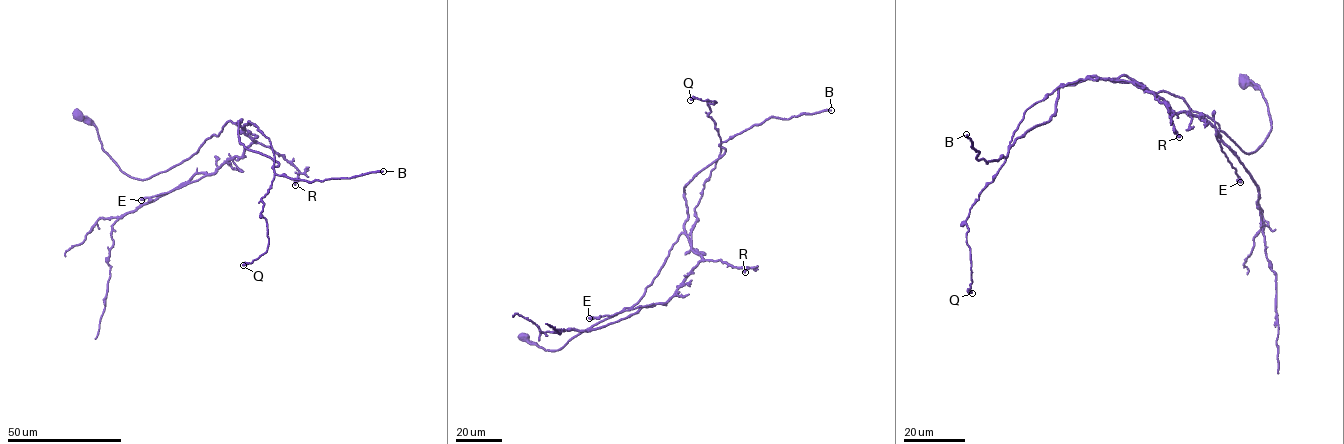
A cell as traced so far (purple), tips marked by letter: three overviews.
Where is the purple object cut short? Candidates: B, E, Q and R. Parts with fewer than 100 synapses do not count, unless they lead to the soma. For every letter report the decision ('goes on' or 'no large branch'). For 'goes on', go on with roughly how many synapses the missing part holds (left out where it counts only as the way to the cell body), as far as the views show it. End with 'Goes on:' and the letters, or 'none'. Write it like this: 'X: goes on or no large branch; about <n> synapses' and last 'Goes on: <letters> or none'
B: goes on; about 170 synapses
E: no large branch
Q: no large branch
R: no large branch
Goes on: B

